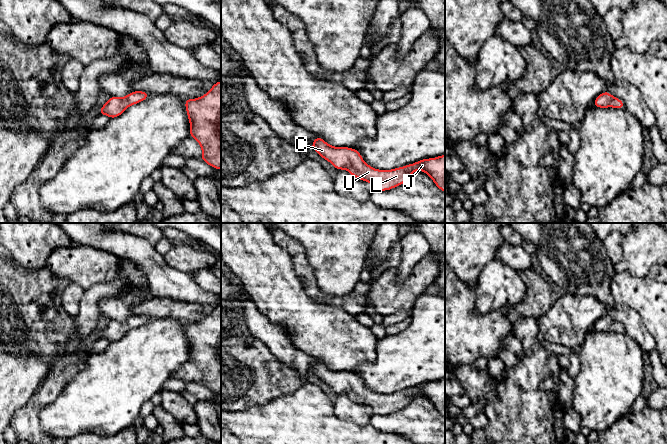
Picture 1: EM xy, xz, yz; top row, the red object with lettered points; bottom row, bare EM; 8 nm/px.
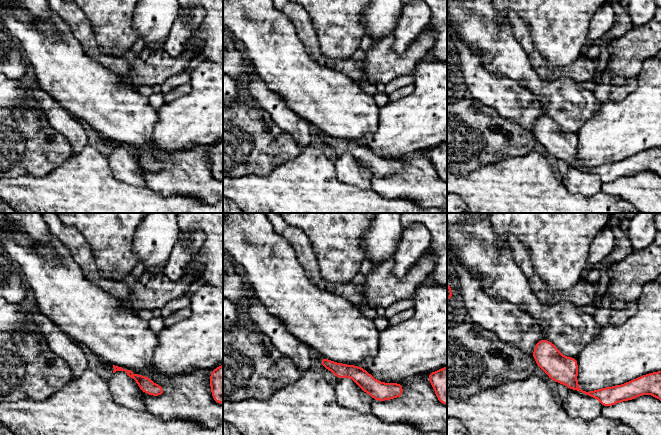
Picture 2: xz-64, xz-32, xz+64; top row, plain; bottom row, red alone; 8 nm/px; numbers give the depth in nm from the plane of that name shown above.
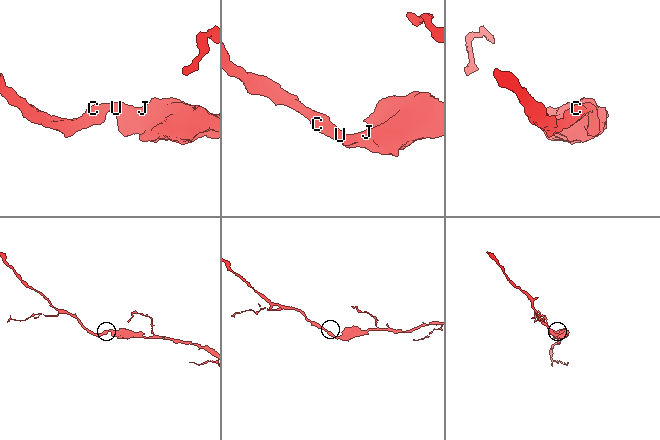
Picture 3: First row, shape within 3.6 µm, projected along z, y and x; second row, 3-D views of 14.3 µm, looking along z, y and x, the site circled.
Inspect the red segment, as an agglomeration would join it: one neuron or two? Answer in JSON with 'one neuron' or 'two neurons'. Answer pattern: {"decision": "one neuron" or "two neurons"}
{"decision": "one neuron"}

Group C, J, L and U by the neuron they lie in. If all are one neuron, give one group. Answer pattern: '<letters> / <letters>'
C J L U

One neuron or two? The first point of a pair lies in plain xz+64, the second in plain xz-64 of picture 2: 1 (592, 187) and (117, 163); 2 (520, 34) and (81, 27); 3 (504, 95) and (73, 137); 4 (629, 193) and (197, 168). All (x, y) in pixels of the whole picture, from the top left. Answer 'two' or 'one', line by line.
1: one
2: one
3: one
4: one

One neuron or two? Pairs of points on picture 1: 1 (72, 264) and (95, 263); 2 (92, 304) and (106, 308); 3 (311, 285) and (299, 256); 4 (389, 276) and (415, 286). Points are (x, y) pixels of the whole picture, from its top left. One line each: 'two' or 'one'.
1: one
2: two
3: one
4: one

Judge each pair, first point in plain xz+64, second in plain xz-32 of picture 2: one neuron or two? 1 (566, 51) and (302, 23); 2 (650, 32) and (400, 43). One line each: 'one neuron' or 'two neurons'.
1: two neurons
2: two neurons

